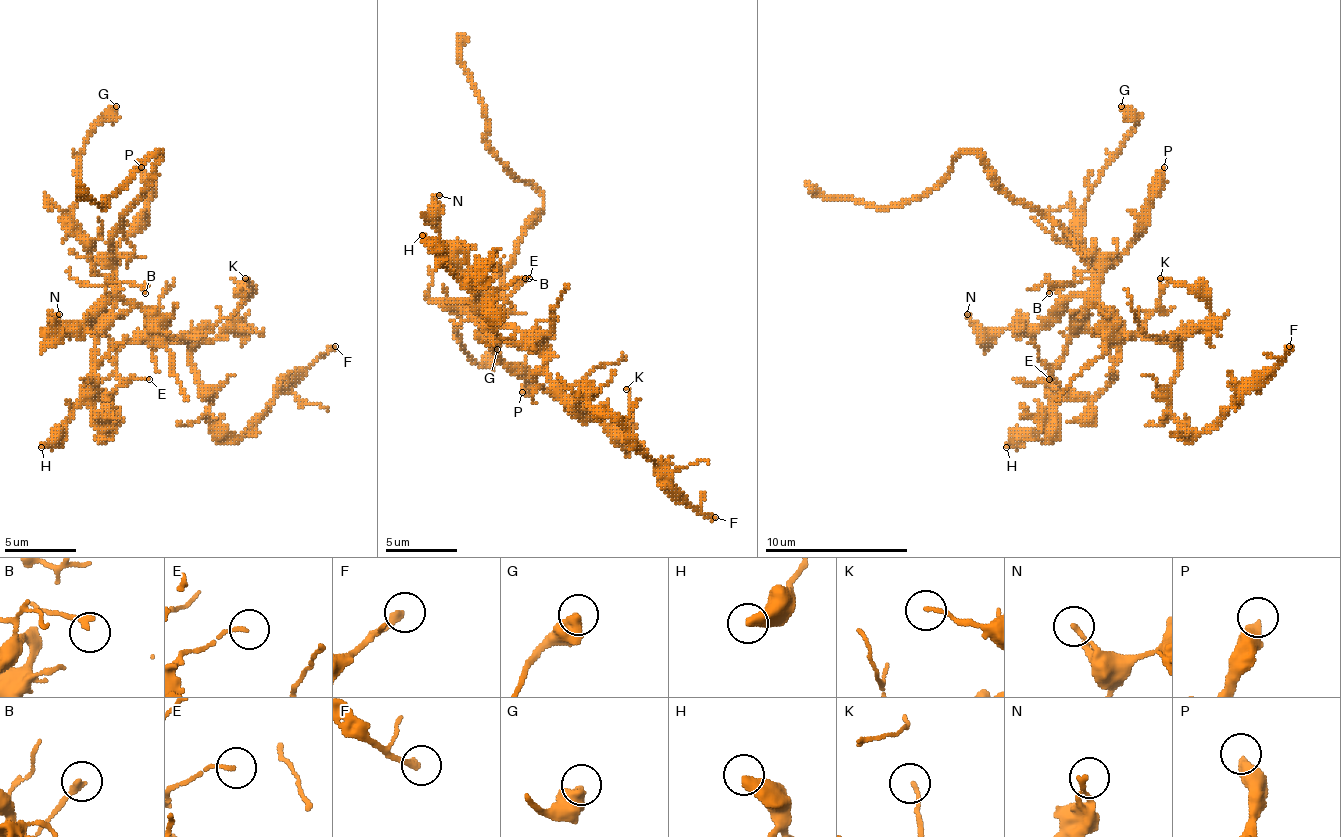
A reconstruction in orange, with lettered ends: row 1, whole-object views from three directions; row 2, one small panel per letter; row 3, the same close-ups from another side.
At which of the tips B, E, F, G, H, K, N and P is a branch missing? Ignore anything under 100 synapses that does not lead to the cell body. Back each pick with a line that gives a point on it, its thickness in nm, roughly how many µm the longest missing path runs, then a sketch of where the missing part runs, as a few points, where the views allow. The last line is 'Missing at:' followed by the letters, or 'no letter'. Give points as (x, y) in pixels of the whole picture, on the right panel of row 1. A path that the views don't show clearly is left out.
Missing at: no letter

